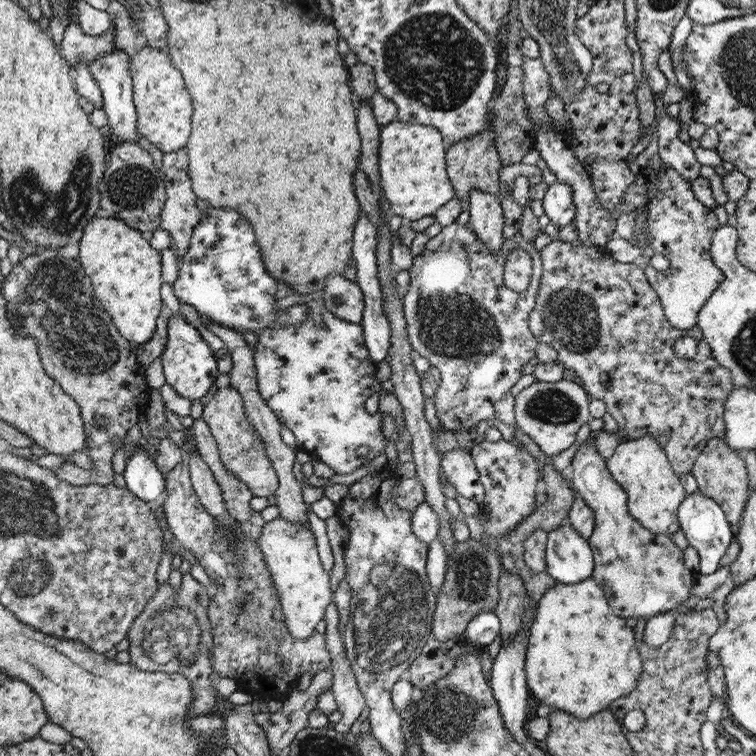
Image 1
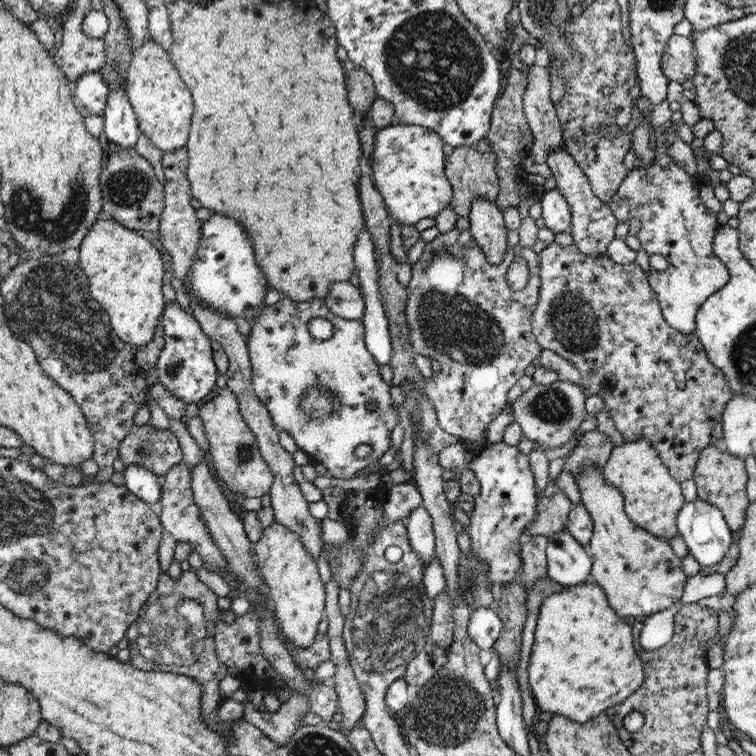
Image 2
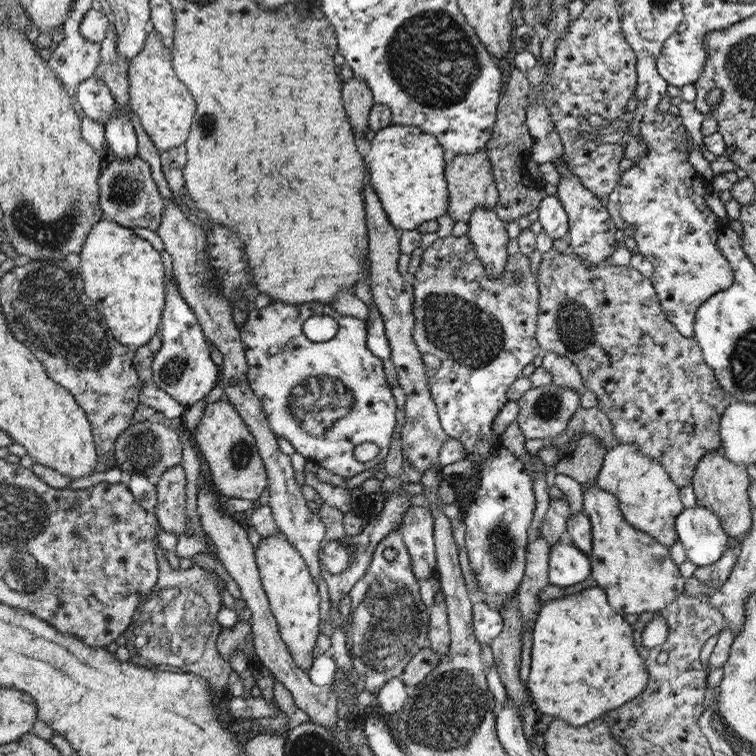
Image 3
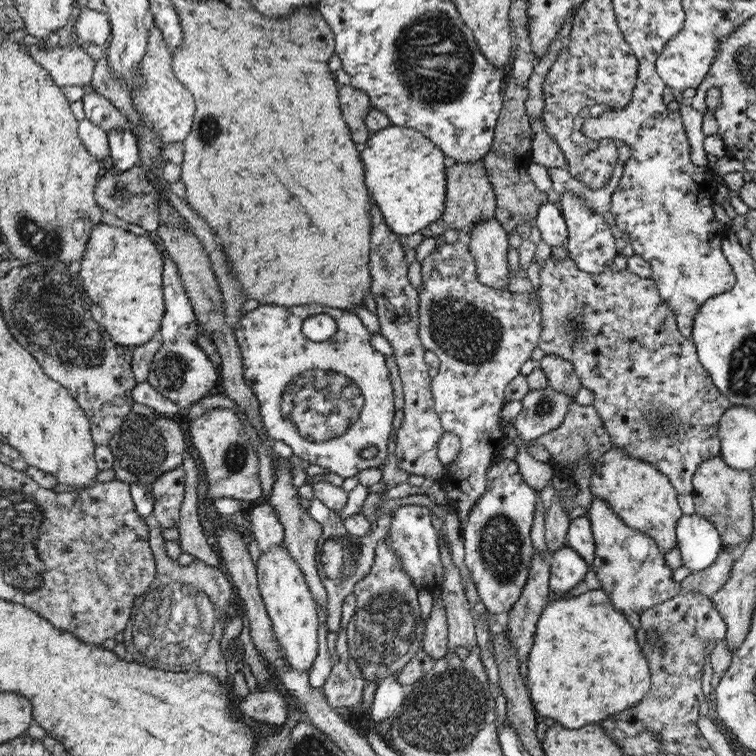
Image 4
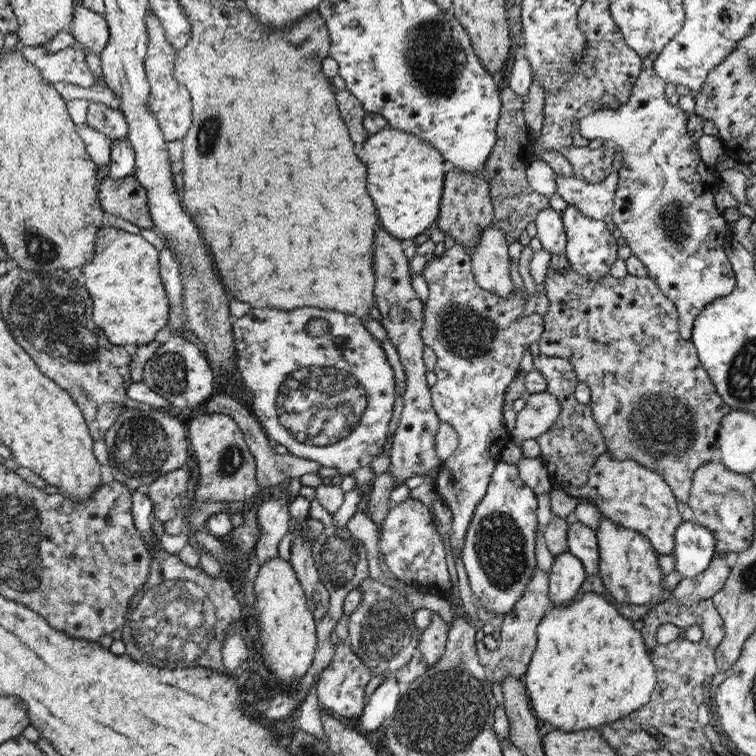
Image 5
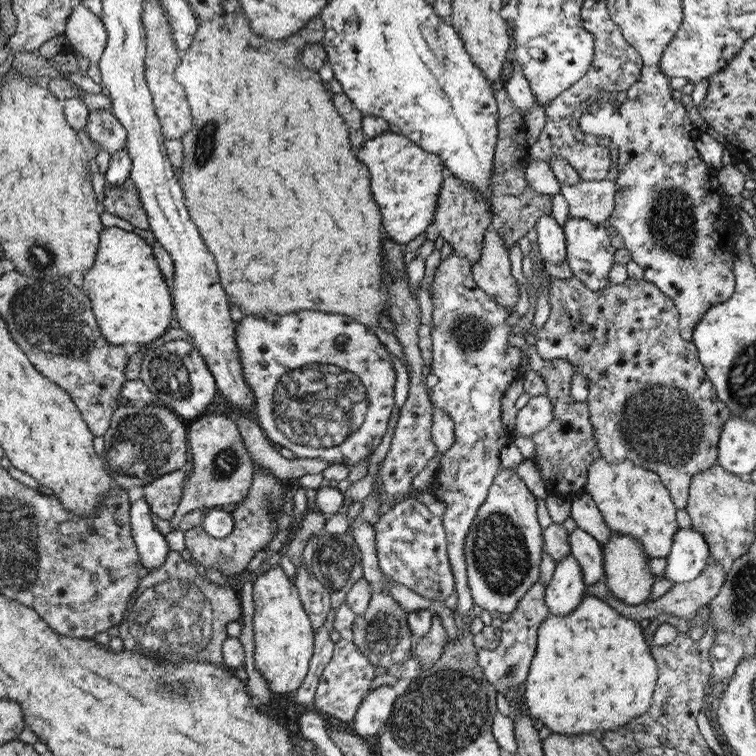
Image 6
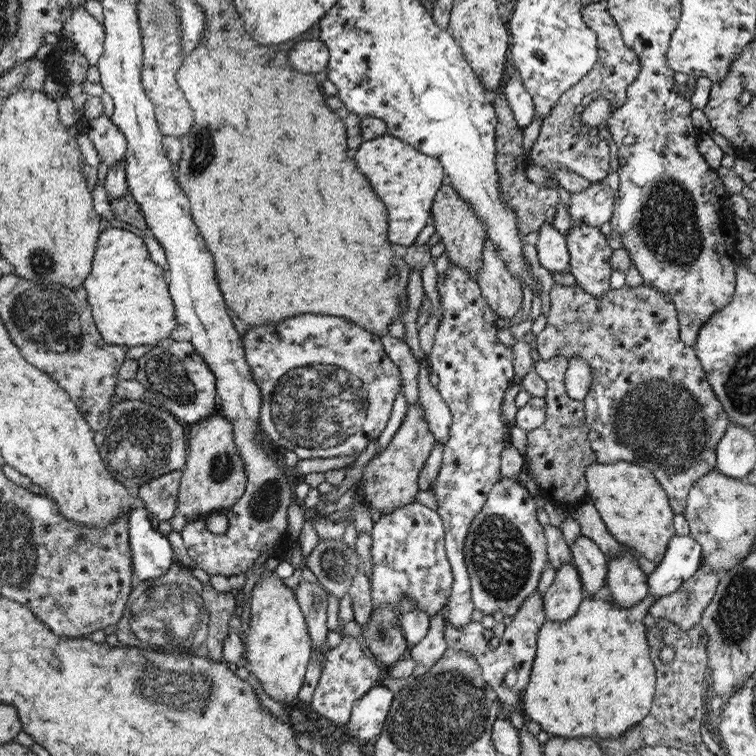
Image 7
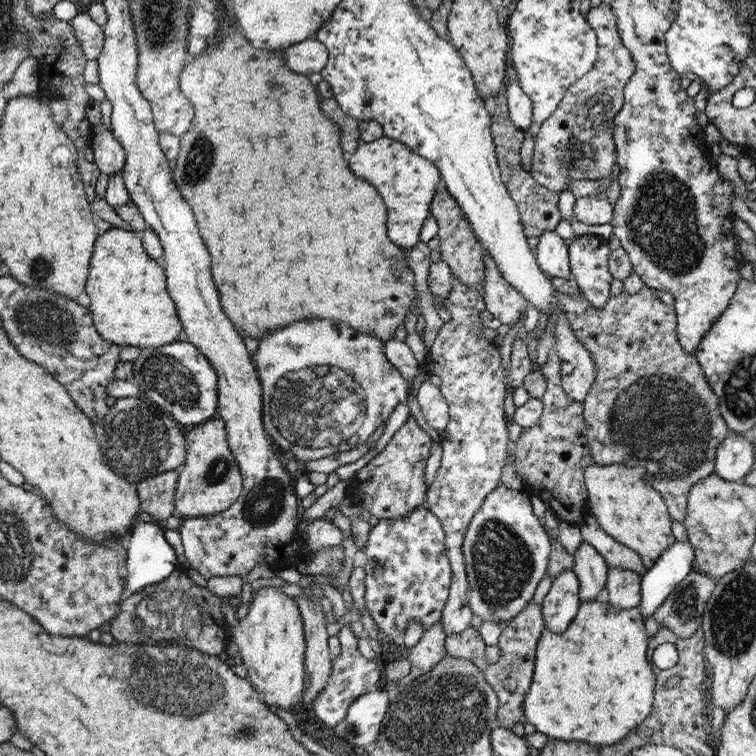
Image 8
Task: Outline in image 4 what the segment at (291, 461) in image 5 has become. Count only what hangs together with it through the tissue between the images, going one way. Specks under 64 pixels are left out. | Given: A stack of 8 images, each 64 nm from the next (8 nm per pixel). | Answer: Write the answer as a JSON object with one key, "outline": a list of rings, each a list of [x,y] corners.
{"outline":[[[216,394],[211,397],[204,397],[200,399],[198,403],[194,404],[186,412],[187,420],[196,420],[199,416],[202,416],[207,410],[216,407],[226,407],[227,409],[232,409],[240,418],[243,420],[243,425],[245,426],[246,432],[249,434],[250,440],[252,441],[253,447],[257,450],[260,459],[260,480],[262,483],[262,494],[260,496],[260,501],[266,502],[271,495],[271,486],[275,481],[275,458],[272,454],[269,454],[267,450],[263,447],[259,436],[255,431],[255,428],[251,426],[247,416],[239,410],[239,406],[224,394]]]}

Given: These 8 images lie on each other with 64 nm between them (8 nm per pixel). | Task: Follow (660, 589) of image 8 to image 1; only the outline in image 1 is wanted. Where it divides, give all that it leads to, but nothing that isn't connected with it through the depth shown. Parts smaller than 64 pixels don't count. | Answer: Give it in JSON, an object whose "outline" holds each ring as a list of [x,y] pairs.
{"outline":[[[697,490],[681,500],[677,515],[680,529],[684,531],[690,549],[698,555],[700,574],[714,573],[720,567],[720,560],[736,535],[735,528],[728,522],[722,507],[715,500]]]}

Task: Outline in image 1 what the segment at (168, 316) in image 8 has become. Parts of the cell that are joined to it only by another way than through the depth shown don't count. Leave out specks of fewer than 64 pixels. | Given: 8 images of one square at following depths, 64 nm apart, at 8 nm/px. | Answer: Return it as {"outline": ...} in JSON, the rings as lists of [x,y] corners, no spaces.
{"outline":[[[96,217],[79,240],[79,261],[88,276],[92,276],[92,284],[96,284],[96,296],[100,296],[100,304],[104,304],[113,323],[121,332],[122,338],[136,343],[138,346],[148,343],[155,335],[156,323],[162,311],[162,260],[160,254],[154,250],[146,238],[142,238],[140,230],[132,228],[123,220],[117,218]]]}

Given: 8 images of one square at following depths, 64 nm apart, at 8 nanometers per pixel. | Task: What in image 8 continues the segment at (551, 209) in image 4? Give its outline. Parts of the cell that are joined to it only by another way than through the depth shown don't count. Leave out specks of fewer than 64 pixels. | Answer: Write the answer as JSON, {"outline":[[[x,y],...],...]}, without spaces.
{"outline":[[[555,230],[543,232],[535,253],[536,262],[548,276],[569,279],[571,268],[567,242]]]}

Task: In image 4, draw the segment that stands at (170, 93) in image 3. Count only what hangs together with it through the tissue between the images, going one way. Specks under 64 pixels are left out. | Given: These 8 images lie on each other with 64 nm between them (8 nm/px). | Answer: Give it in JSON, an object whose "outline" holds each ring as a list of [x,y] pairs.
{"outline":[[[155,25],[151,28],[151,38],[148,39],[148,56],[144,55],[140,64],[140,76],[146,81],[144,88],[134,90],[132,101],[141,118],[156,130],[156,135],[162,141],[162,148],[172,143],[180,143],[192,128],[194,118],[194,98],[187,86],[178,80],[174,72],[174,53],[166,46],[162,31]]]}

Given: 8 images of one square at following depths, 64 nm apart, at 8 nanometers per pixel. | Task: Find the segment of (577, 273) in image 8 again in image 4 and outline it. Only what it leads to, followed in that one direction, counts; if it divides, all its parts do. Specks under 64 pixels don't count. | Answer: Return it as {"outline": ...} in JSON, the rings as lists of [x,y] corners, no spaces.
{"outline":[[[570,191],[562,194],[562,214],[567,224],[568,238],[565,247],[568,256],[575,260],[575,263],[584,272],[599,273],[609,268],[615,256],[620,252],[620,241],[618,232],[610,221],[609,215],[598,216],[588,210],[586,202],[578,198],[576,194],[572,196]]]}

